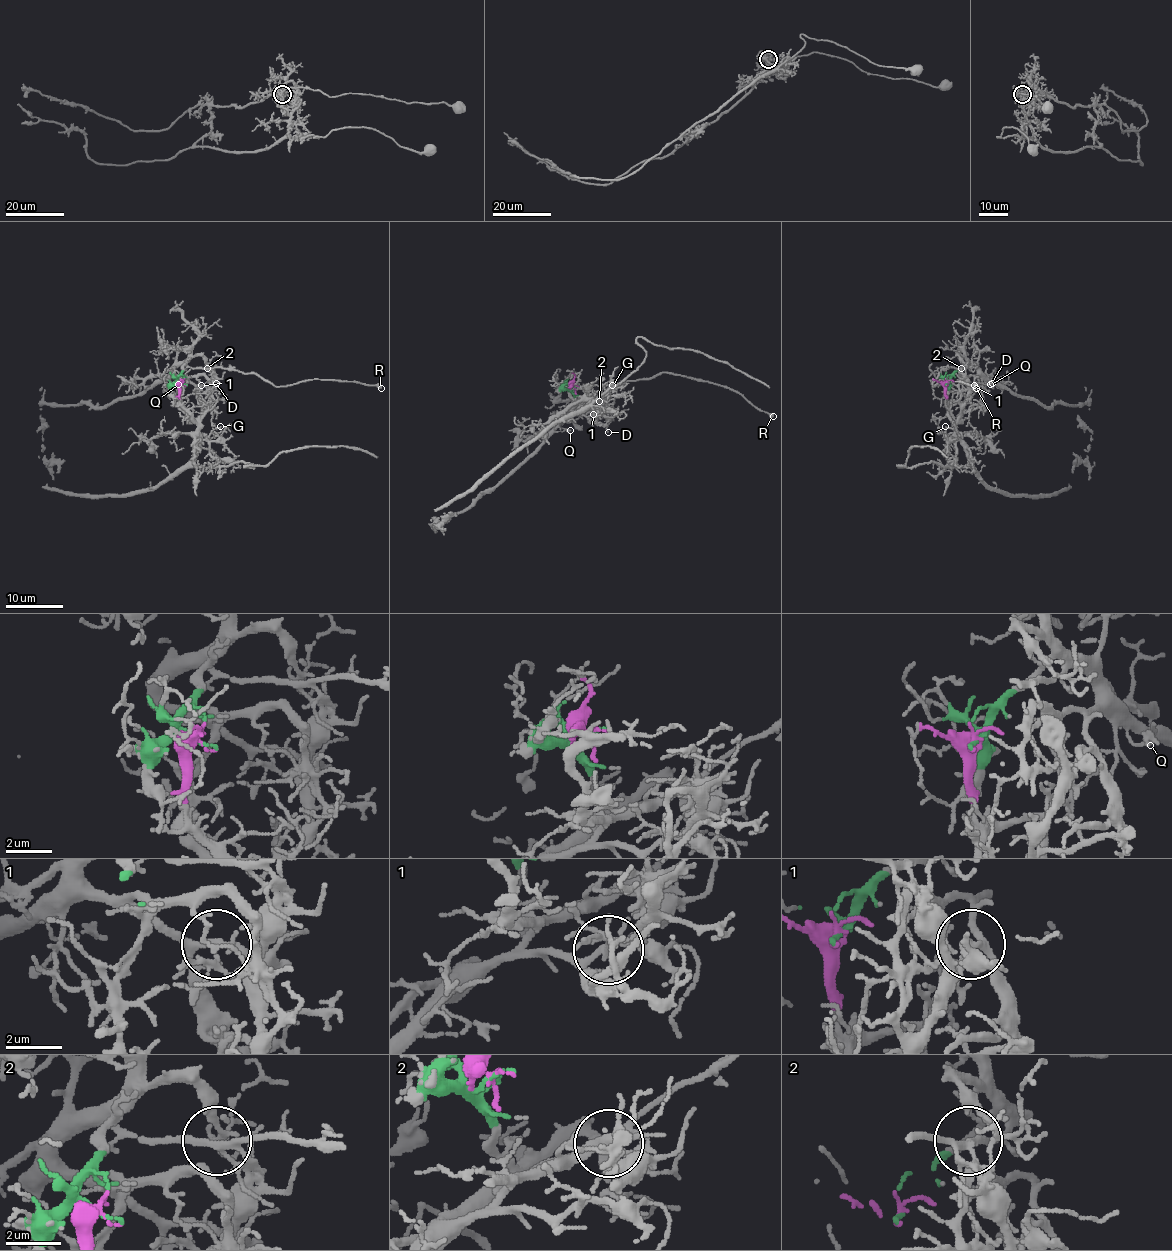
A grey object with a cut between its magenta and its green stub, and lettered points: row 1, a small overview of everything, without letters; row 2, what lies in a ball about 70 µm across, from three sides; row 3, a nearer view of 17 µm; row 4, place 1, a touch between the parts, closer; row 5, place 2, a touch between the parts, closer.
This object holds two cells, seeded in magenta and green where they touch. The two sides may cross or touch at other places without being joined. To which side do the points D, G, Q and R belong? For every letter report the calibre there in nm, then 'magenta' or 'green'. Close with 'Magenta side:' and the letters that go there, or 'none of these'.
D: 110 nm | green
G: 130 nm | magenta
Q: 240 nm | green
R: 440 nm | green
Magenta side: G

